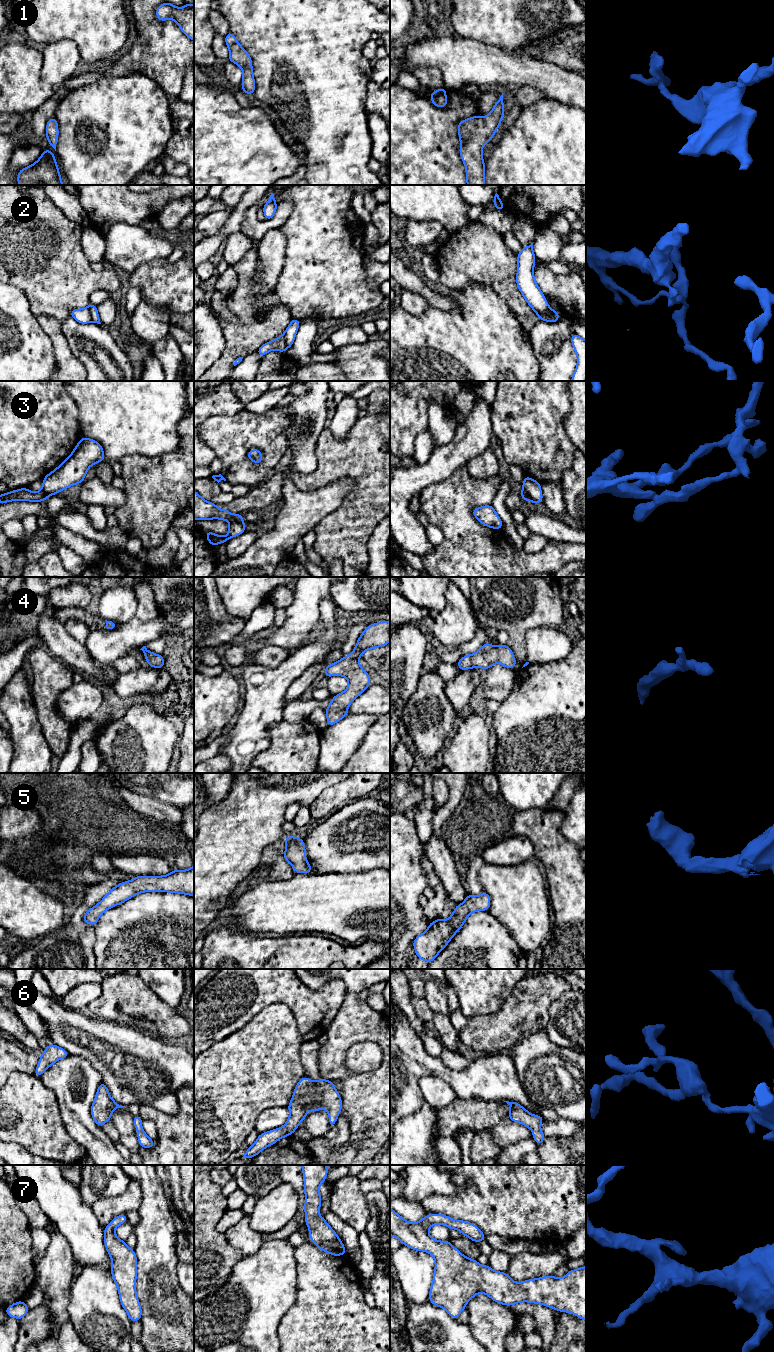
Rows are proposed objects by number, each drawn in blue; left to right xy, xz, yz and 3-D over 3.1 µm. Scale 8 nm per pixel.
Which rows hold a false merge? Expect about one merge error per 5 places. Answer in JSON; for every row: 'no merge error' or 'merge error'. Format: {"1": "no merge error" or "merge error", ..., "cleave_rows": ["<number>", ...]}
{"1": "no merge error", "2": "merge error", "3": "no merge error", "4": "no merge error", "5": "no merge error", "6": "no merge error", "7": "no merge error", "cleave_rows": ["2"]}

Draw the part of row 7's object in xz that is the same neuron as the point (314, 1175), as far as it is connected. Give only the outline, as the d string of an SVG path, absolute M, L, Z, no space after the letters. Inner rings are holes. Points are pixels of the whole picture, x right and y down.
M301 1165L305 1191L305 1223L309 1228L309 1239L323 1252L333 1256L347 1255L344 1244L326 1220L319 1216L321 1197L320 1184L326 1181L326 1165Z

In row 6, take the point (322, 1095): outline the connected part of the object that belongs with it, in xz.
M305 1076L297 1083L287 1107L290 1115L285 1125L259 1134L256 1142L248 1147L242 1158L253 1158L279 1139L292 1135L301 1121L308 1116L307 1108L311 1112L326 1109L329 1114L329 1127L332 1128L342 1109L342 1100L332 1081L324 1078L312 1081Z

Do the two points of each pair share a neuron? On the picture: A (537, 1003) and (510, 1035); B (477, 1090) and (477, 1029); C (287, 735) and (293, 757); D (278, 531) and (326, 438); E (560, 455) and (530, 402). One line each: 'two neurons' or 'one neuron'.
A: one neuron
B: two neurons
C: one neuron
D: two neurons
E: one neuron

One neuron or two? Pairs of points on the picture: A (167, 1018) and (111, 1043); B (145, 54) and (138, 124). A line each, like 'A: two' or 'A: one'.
A: two
B: two

